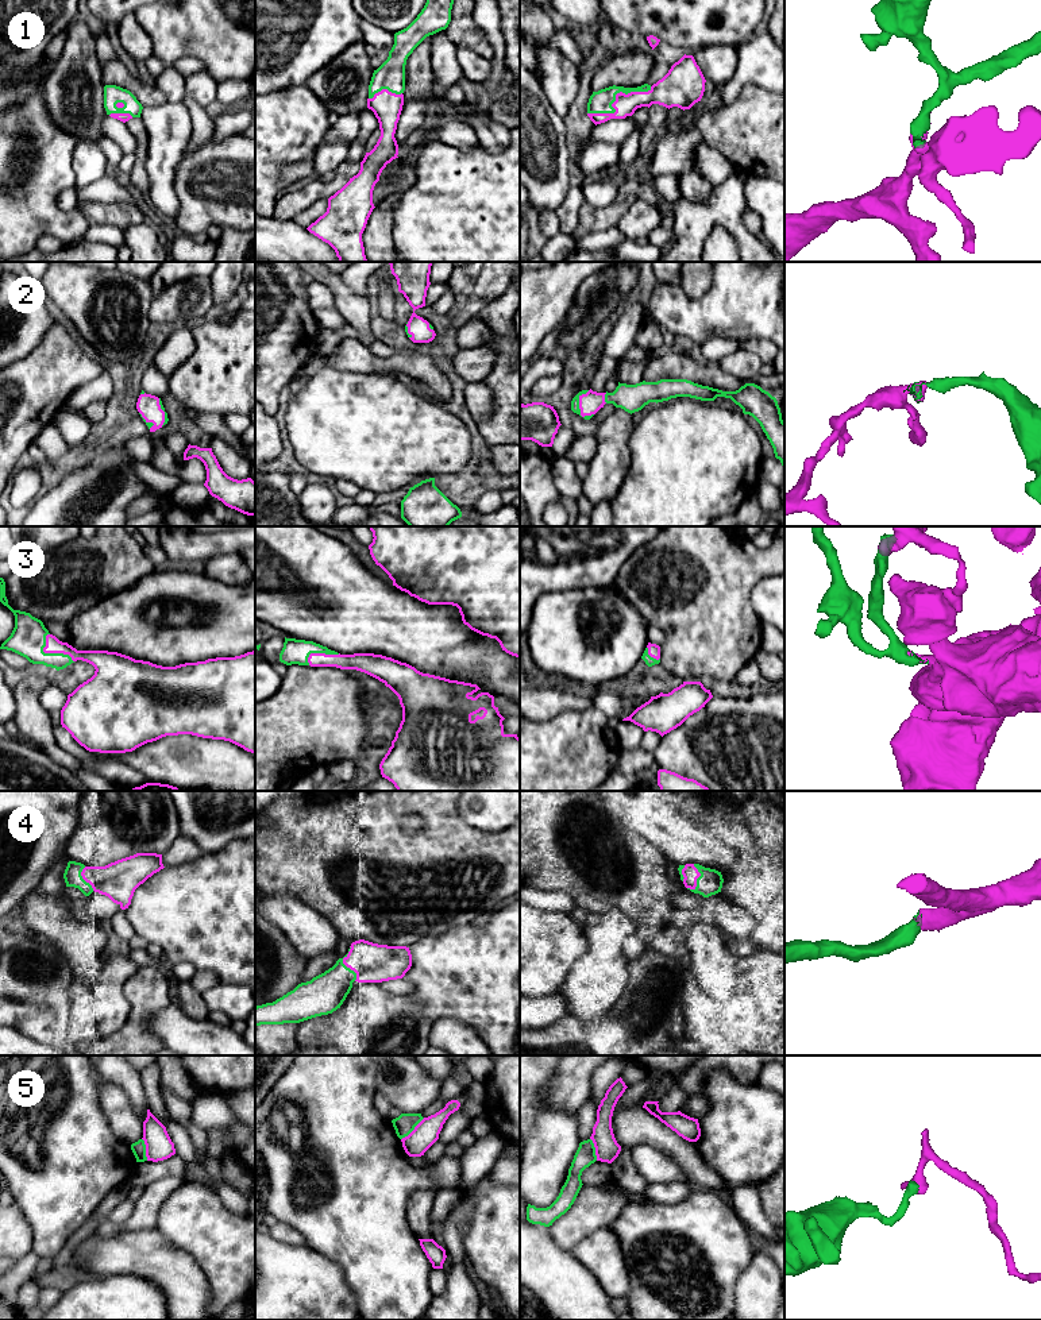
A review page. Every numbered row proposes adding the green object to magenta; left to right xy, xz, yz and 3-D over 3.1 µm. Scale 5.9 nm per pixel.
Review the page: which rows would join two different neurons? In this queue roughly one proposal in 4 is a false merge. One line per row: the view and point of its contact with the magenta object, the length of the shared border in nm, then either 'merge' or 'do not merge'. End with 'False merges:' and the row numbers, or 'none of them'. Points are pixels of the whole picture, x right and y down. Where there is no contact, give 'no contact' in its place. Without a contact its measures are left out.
1: yz (616, 99) | 420 nm | merge
2: yz (579, 402) | 170 nm | merge
3: xy (50, 652) | 240 nm | merge
4: xz (344, 964) | 220 nm | merge
5: xz (413, 1130) | 190 nm | do not merge
False merges: 5

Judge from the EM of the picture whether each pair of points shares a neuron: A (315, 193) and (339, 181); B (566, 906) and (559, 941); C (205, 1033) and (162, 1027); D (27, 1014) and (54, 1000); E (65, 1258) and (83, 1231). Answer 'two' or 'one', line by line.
A: one
B: two
C: one
D: two
E: one

